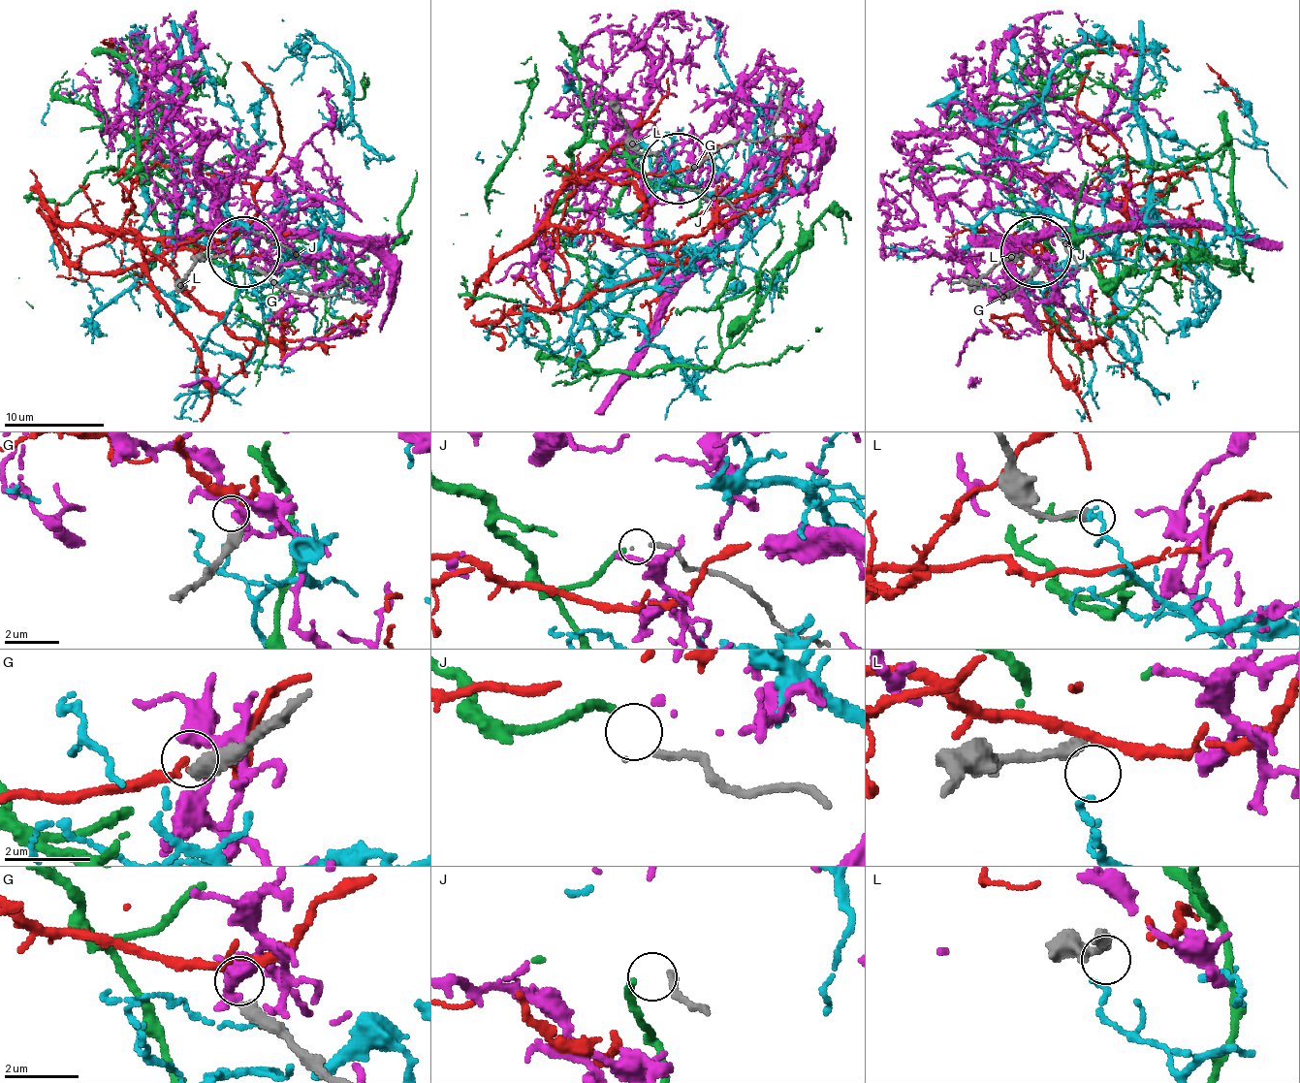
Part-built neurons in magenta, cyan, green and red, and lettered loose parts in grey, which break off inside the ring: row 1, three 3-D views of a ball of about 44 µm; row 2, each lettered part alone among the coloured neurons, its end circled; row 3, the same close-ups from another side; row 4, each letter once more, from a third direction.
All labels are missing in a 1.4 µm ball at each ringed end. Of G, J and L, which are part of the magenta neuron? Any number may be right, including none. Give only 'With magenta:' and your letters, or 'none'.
With magenta: none

